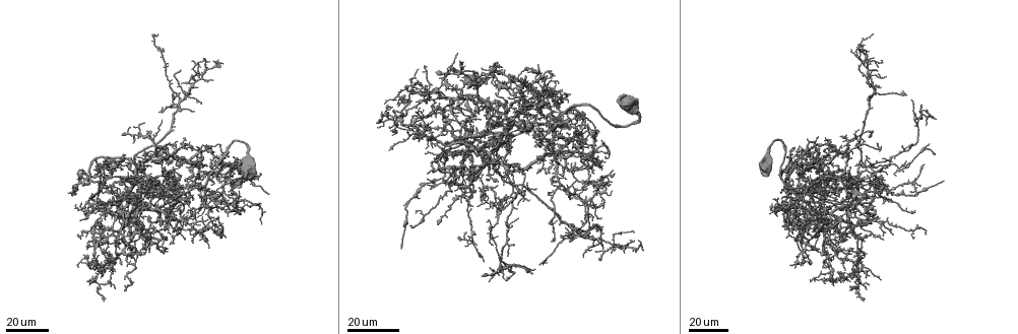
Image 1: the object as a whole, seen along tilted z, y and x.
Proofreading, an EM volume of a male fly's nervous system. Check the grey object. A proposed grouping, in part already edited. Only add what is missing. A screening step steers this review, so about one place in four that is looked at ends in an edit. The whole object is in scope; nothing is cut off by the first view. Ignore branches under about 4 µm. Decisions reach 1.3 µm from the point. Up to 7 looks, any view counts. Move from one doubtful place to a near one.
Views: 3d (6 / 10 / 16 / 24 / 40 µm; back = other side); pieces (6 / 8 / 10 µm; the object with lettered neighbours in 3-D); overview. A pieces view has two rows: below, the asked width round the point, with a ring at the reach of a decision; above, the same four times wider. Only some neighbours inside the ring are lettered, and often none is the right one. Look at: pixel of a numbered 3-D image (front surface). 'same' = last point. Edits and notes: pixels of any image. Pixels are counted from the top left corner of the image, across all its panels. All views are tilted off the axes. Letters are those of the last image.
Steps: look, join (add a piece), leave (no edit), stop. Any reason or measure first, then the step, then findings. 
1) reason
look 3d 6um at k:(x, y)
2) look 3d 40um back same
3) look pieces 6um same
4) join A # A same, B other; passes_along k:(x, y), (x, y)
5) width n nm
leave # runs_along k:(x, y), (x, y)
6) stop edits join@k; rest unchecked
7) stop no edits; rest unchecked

tapers out
look 3d 24um at 1:(122, 155)

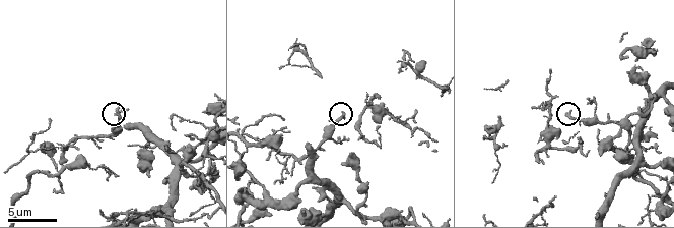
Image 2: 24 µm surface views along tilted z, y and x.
look pieces 6um at 2:(568, 111)

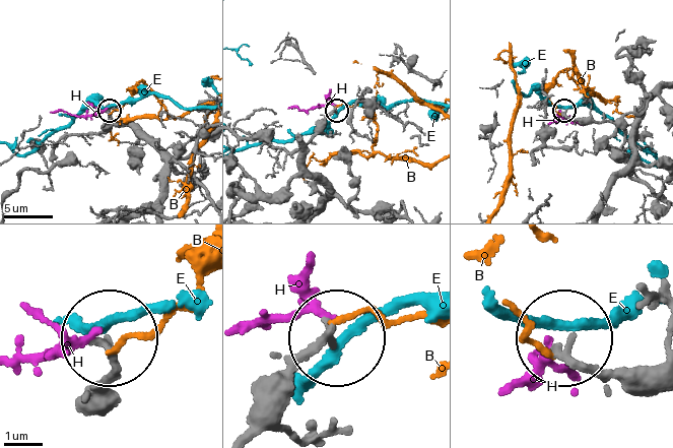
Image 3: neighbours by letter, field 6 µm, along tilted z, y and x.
leave # B other, E other, H other; runs_along 3:(250, 425), (290, 370), (334, 338); no lettered piece goes on from it

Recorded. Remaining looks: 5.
free end
look 3d 40um at 1:(904, 163)

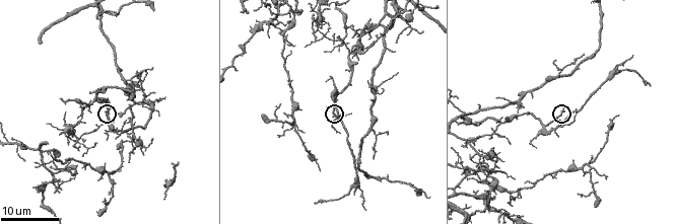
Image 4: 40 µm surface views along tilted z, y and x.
look pieces 8um at 4:(565, 104)

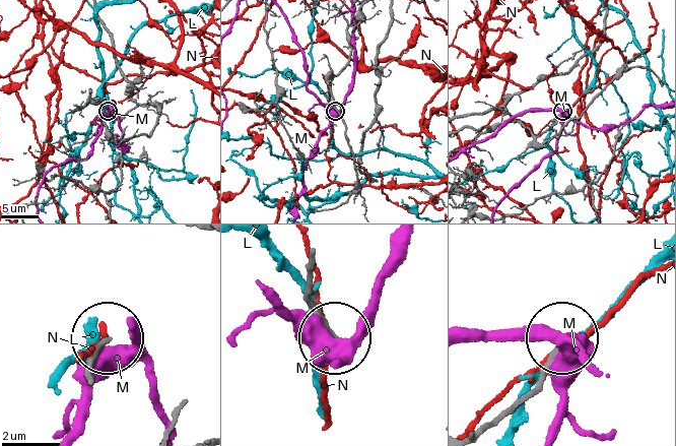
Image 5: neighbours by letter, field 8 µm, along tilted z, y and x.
leave # L other, M other, N other; none of them fits

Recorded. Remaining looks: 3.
thin end
look 3d 24um at 1:(78, 179)

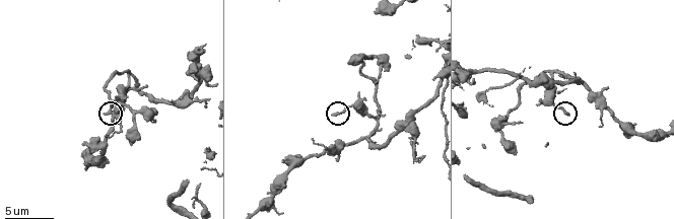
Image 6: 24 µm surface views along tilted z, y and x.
look pieces 10um at 6:(106, 112)

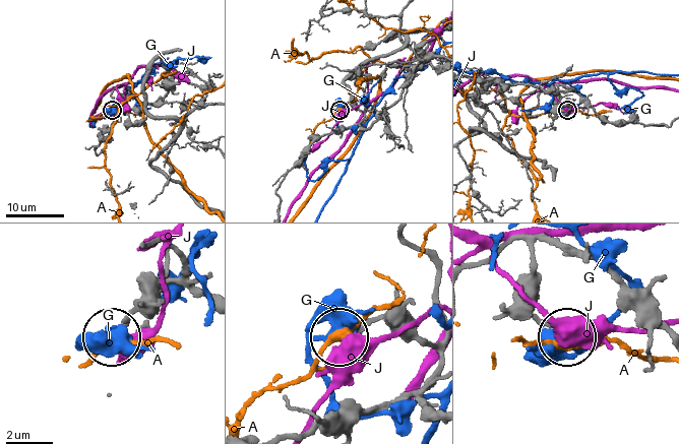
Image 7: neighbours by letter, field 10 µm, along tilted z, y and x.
leave # A other, G other, J other; runs_along 7:(436, 352), (431, 343), (379, 320), (342, 335); no lettered piece goes on from it

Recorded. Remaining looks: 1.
stop no edits; rest unchecked

